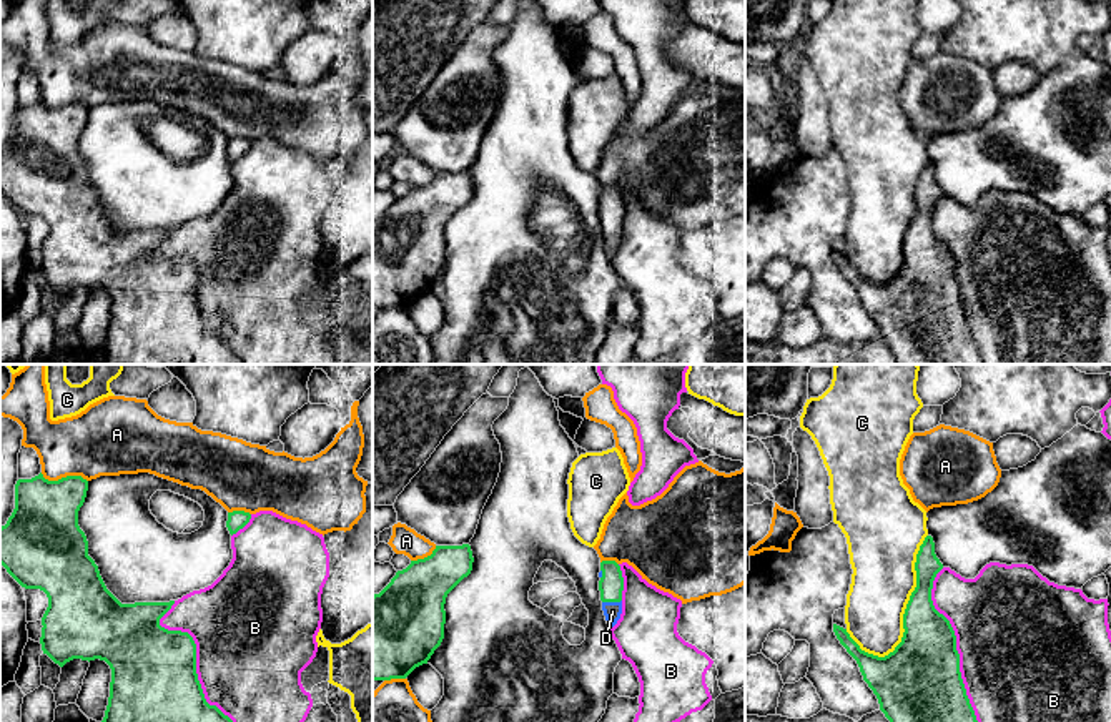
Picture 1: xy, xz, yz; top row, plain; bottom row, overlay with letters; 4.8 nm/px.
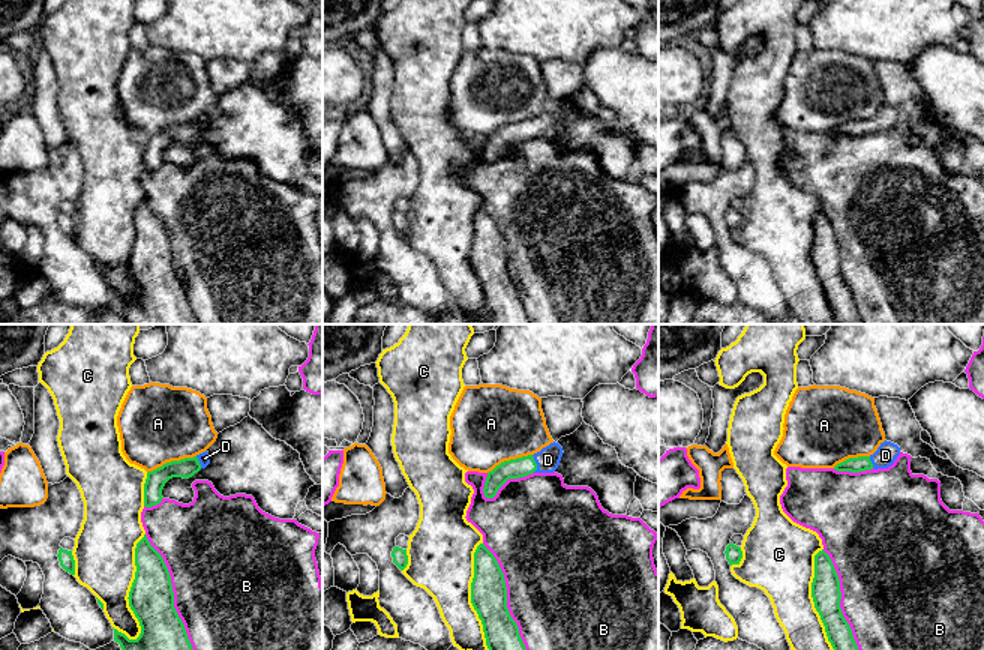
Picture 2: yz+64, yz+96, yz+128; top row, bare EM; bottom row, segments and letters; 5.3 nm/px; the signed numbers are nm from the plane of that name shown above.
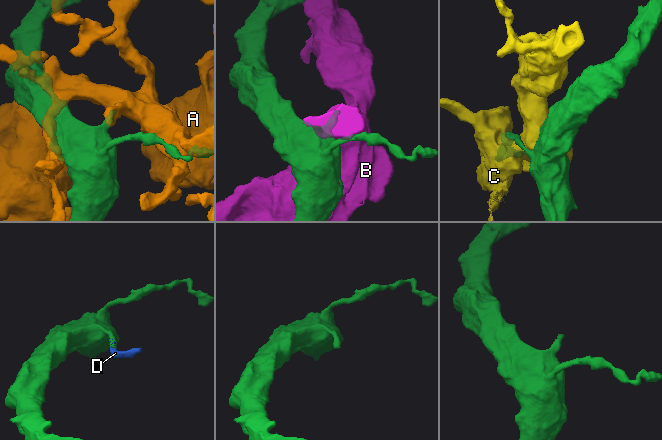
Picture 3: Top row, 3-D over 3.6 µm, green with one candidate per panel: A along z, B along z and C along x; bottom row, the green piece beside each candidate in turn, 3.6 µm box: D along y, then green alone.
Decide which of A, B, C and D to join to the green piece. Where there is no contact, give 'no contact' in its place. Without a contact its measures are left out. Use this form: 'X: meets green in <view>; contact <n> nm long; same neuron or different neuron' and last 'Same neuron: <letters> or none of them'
A: meets green in xy; contact 240 nm long; different neuron
B: meets green in yz; contact 850 nm long; different neuron
C: meets green in yz; contact 650 nm long; different neuron
D: meets green in xz; contact 100 nm long; same neuron
Same neuron: D

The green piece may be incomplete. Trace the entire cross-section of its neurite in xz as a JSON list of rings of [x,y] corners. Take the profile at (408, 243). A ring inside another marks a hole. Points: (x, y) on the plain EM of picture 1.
[[[469,171],[436,173],[431,183],[397,198],[391,210],[373,223],[373,308],[406,306],[427,291],[444,266],[446,225],[472,198]]]

